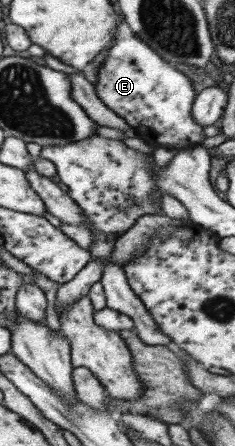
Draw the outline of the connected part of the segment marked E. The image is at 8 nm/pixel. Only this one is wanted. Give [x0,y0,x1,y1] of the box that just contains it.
[94,19,204,149]

